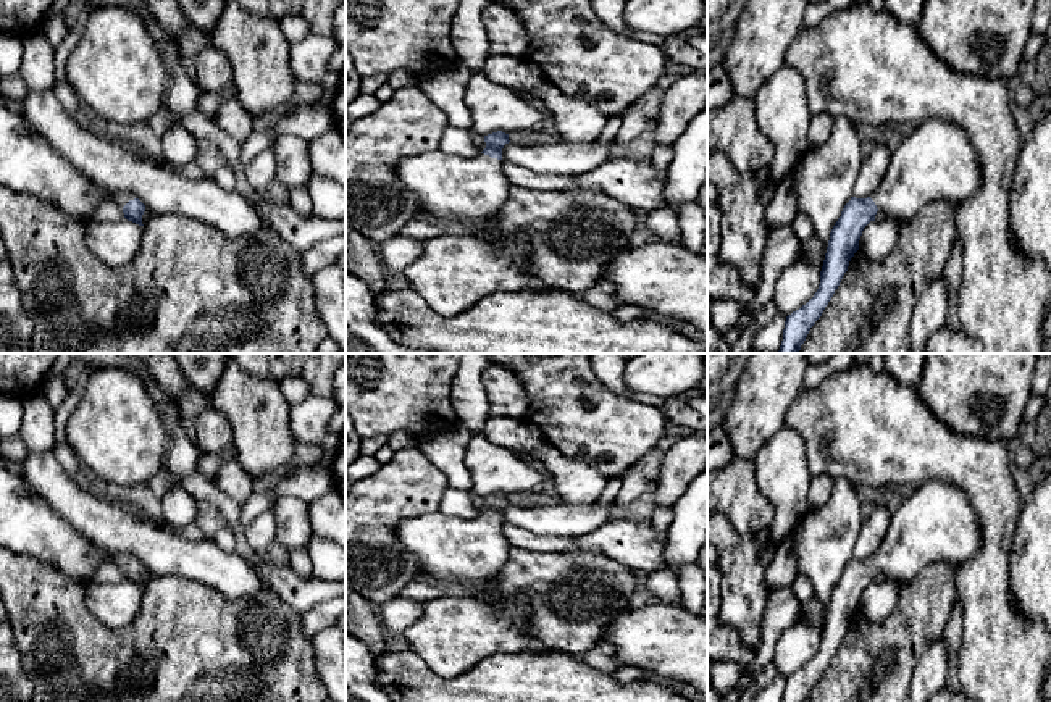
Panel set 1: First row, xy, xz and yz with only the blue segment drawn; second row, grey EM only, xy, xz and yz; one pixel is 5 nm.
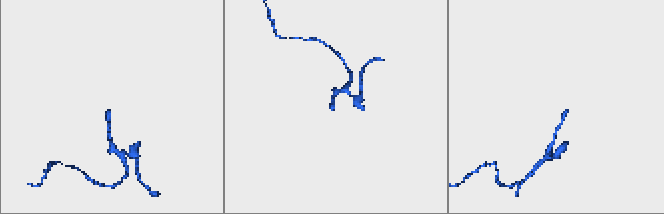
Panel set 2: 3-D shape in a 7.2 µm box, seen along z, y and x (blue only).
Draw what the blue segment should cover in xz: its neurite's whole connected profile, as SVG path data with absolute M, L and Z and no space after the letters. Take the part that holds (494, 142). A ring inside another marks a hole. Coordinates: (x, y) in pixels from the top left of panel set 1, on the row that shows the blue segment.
M497 131L484 136L484 142L486 148L475 158L446 155L441 150L404 158L397 165L397 176L418 197L421 216L431 216L438 224L450 221L465 224L468 234L486 240L489 247L509 258L523 274L528 274L533 287L546 289L546 284L526 271L526 258L531 252L530 240L499 236L489 228L510 195L512 184L502 171L502 148L510 140L509 134Z

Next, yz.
M930 119L912 127L891 153L877 190L867 198L851 197L844 205L830 232L819 289L806 305L786 316L778 353L799 353L859 250L864 228L875 221L878 210L909 219L930 202L957 205L974 197L978 187L978 155L962 126Z

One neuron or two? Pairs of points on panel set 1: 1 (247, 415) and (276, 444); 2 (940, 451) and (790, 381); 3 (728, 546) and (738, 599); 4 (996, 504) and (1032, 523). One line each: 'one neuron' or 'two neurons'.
1: one neuron
2: two neurons
3: one neuron
4: two neurons

